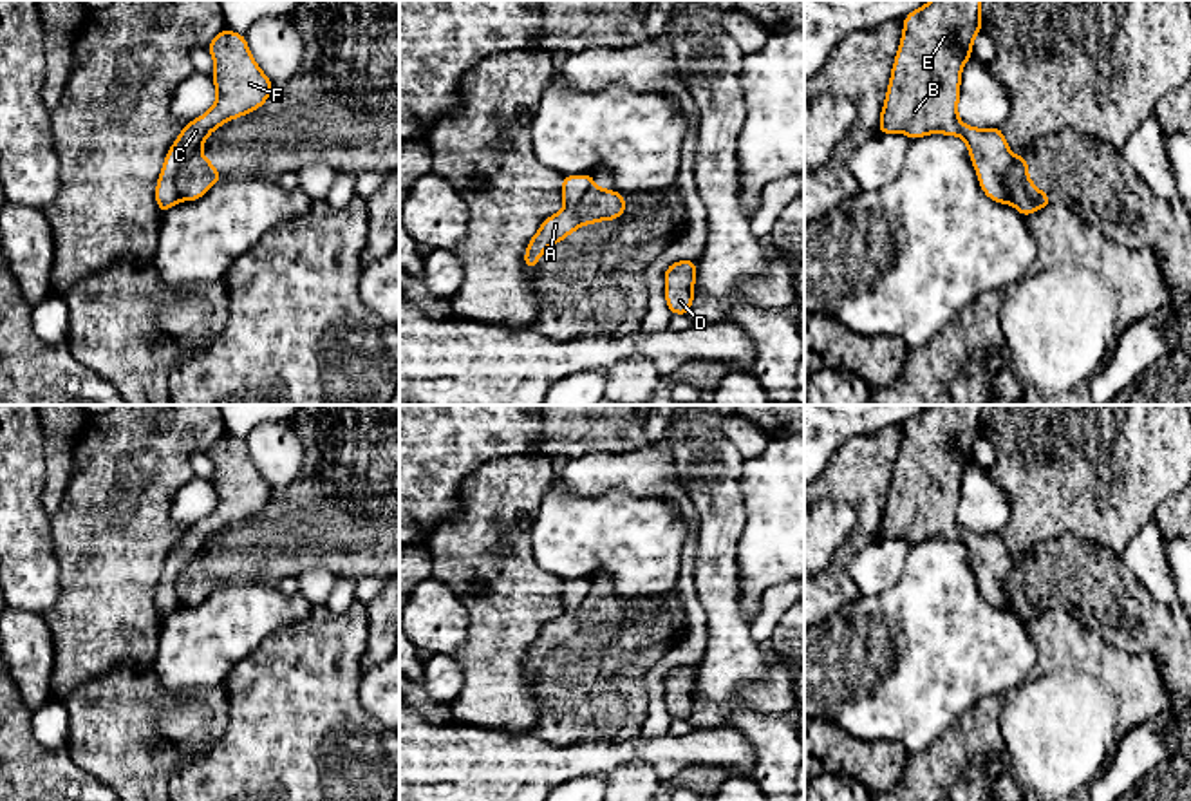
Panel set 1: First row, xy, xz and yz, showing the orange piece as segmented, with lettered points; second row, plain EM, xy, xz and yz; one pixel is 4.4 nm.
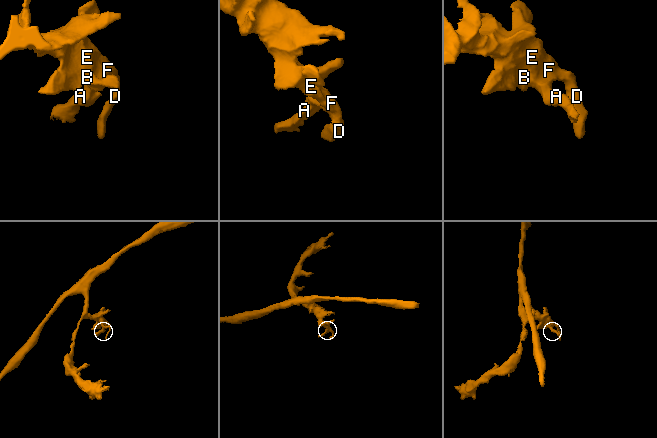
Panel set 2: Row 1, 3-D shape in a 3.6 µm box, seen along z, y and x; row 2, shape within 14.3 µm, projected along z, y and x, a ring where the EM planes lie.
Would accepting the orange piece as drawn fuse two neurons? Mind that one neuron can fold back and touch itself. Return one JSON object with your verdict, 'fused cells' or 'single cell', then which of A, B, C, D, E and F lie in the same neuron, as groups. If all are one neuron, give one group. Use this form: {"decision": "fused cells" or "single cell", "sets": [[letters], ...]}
{"decision": "fused cells", "sets": [["A"], ["B", "C", "D", "E", "F"]]}

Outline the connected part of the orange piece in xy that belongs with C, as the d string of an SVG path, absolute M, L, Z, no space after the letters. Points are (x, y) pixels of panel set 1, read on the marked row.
M222 29L206 49L215 60L210 76L217 87L217 101L206 114L186 123L170 146L155 186L161 213L181 201L175 175L202 148L206 137L230 119L260 108L275 85L253 60L244 34Z

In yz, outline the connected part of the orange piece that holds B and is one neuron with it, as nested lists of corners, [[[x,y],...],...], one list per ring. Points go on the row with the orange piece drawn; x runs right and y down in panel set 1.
[[[931,0],[902,22],[878,132],[902,132],[911,141],[927,134],[960,136],[983,193],[1008,204],[1005,175],[1014,155],[1001,128],[974,128],[958,119],[961,69],[983,31],[981,0]]]

